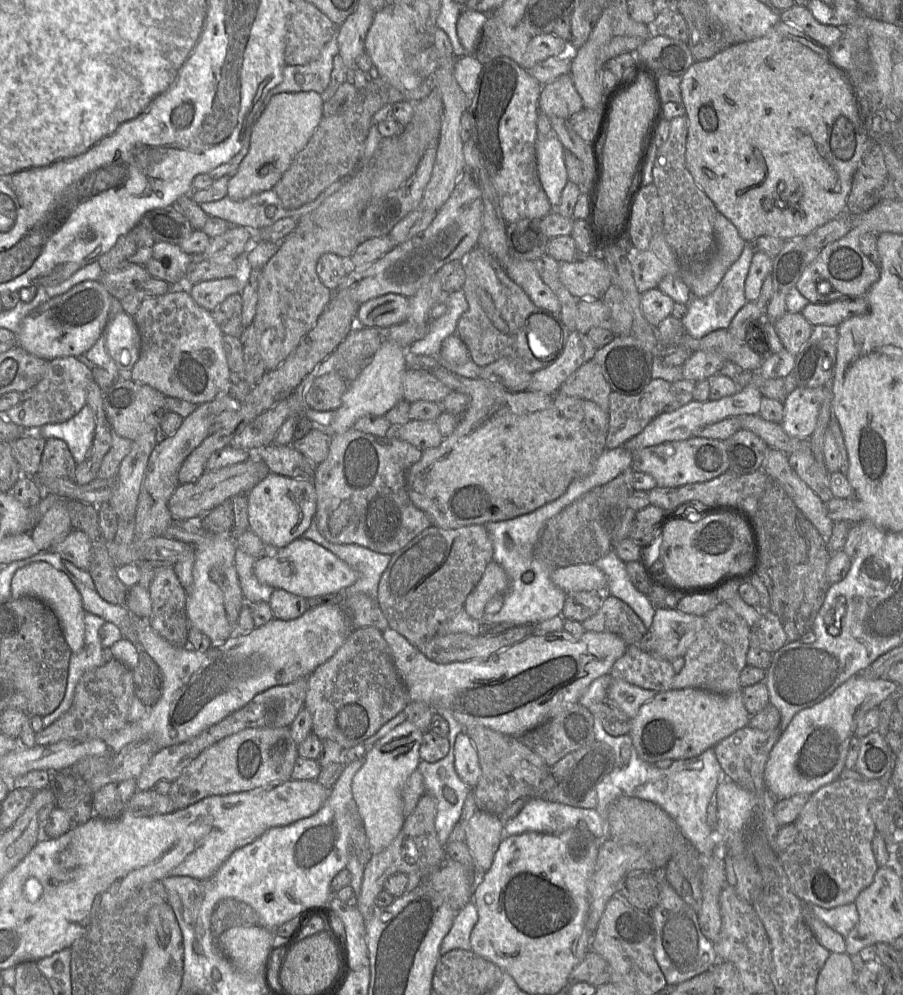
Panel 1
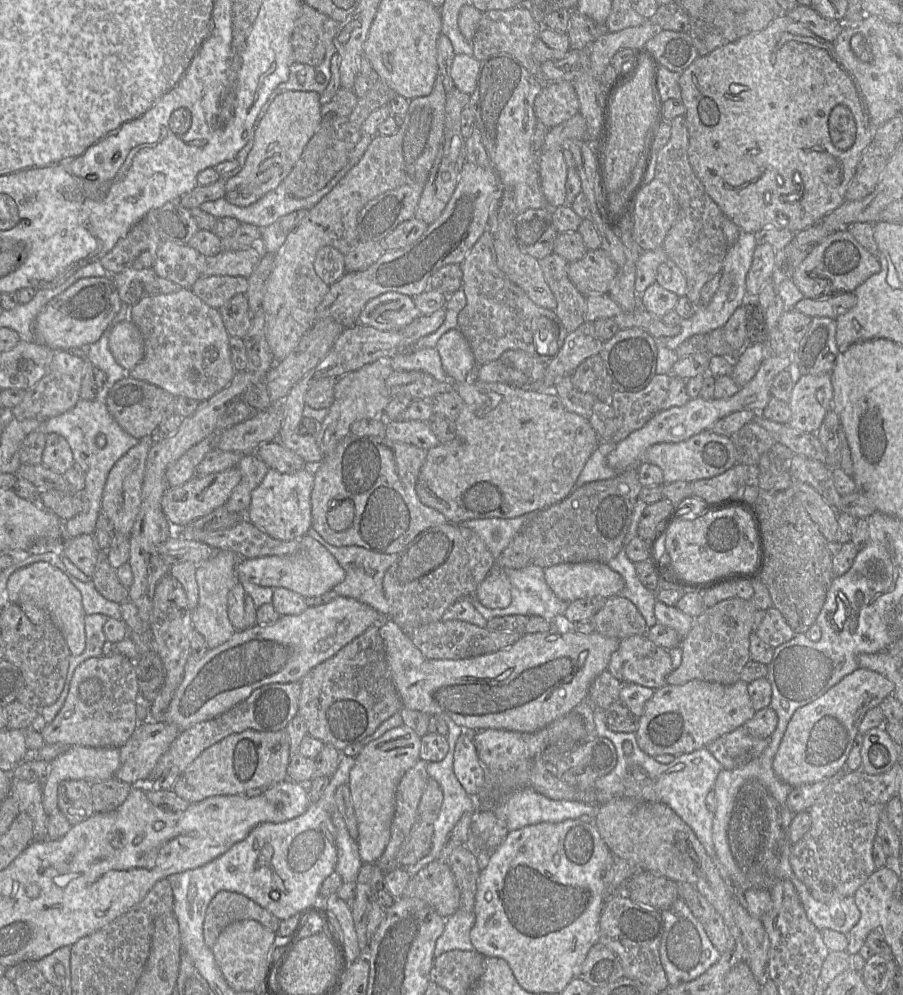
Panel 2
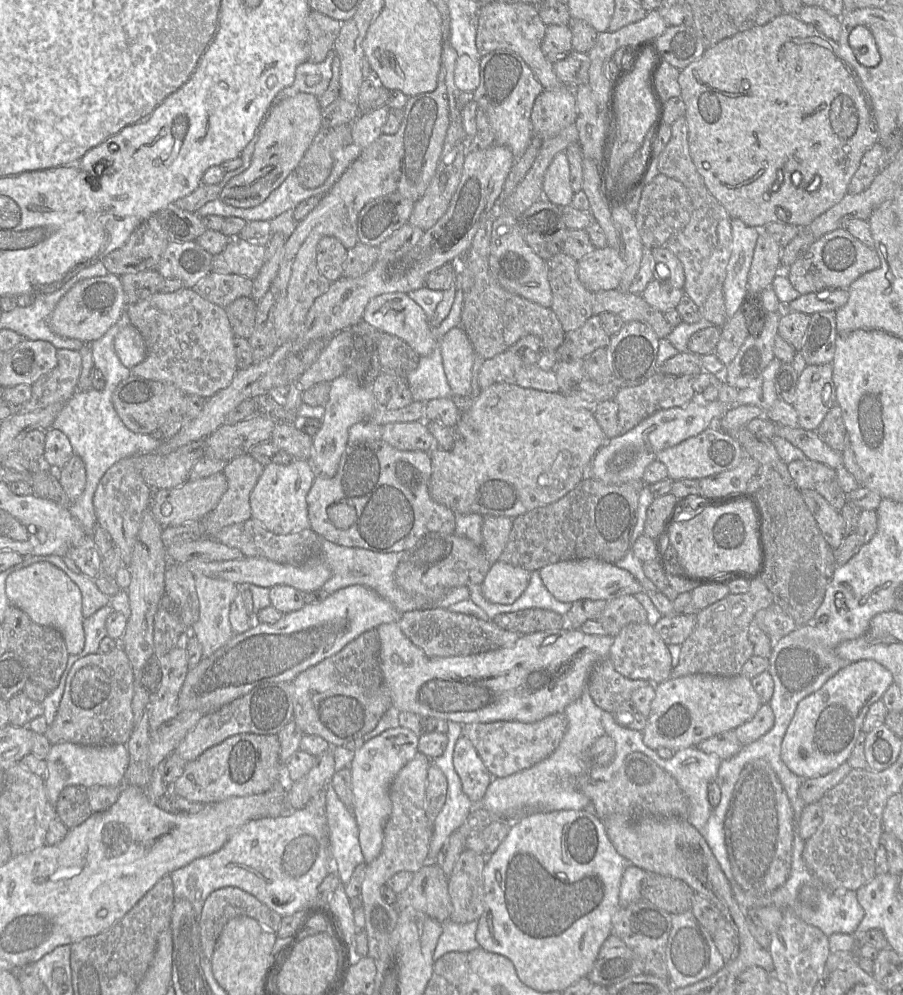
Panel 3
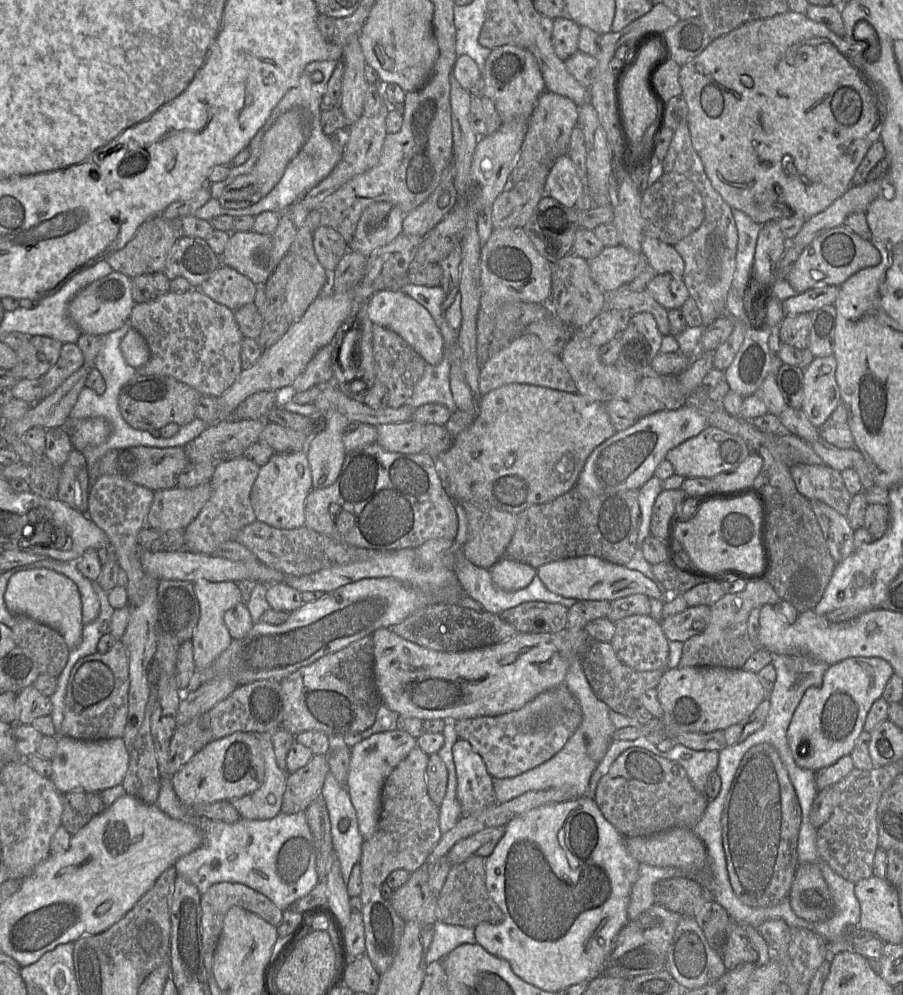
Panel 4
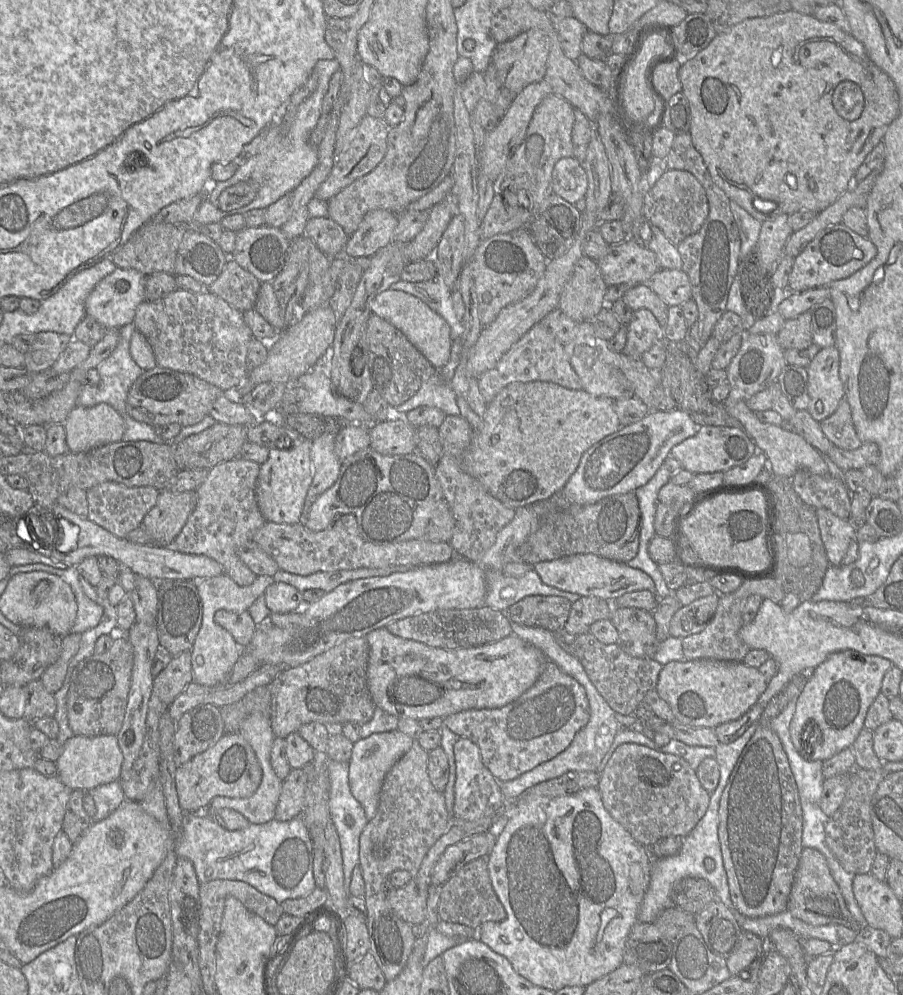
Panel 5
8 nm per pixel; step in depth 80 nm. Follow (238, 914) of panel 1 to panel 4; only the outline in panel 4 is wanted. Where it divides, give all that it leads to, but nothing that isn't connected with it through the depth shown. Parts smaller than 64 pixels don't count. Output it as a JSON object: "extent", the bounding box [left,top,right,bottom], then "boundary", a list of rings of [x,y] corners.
{"extent":[201,882,282,974],"boundary":[[[220,882],[210,886],[208,890],[201,895],[201,937],[203,948],[203,962],[205,970],[208,974],[212,974],[214,952],[222,931],[225,915],[227,911],[233,906],[239,906],[252,913],[255,913],[275,927],[280,925],[282,921],[282,910],[280,910],[268,897],[244,884]]]}

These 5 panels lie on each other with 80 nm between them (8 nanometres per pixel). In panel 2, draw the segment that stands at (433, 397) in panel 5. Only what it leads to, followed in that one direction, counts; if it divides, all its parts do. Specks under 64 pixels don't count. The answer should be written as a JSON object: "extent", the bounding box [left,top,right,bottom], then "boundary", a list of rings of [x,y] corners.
{"extent":[389,348,448,382],"boundary":[[[435,348],[413,349],[396,354],[389,360],[393,371],[422,371],[440,382],[447,382],[448,376],[443,369],[439,352]]]}

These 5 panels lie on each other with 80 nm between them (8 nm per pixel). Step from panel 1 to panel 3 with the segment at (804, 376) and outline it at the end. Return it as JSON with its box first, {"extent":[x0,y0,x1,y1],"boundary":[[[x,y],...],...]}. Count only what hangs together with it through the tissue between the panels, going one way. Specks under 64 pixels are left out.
{"extent":[799,311,836,365],"boundary":[[[836,311],[811,315],[803,346],[799,351],[807,365],[832,363],[836,349]]]}

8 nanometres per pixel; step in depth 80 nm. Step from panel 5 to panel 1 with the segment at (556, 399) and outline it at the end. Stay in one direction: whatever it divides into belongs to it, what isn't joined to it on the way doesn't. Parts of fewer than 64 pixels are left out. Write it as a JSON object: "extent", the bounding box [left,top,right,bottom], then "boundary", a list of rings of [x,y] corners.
{"extent":[406,365,586,529],"boundary":[[[441,365],[435,367],[431,372],[453,392],[467,394],[471,398],[470,406],[460,417],[454,432],[449,437],[443,439],[438,447],[424,450],[421,459],[413,464],[406,474],[406,489],[410,500],[418,509],[430,516],[433,522],[432,525],[444,529],[455,529],[468,525],[483,525],[487,522],[509,520],[530,513],[556,500],[566,492],[570,483],[576,478],[579,460],[585,447],[586,426],[583,421],[567,419],[561,416],[554,405],[554,395],[531,390],[513,392],[506,389],[498,381],[482,379],[474,374],[457,374]]]}

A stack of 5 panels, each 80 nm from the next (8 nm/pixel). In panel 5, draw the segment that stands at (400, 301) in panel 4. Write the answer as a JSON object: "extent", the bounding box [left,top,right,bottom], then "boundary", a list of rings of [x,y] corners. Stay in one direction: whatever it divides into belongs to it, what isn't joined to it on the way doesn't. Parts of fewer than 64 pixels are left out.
{"extent":[370,289,452,370],"boundary":[[[389,289],[375,296],[370,310],[400,330],[436,370],[448,363],[452,346],[450,326],[422,300],[409,293]]]}

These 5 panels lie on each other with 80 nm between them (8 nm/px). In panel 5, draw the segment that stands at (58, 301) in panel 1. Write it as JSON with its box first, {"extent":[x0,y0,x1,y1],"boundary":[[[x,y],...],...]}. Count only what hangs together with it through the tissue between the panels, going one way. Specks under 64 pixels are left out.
{"extent":[86,267,148,330],"boundary":[[[117,267],[96,285],[86,299],[86,315],[94,318],[107,330],[120,329],[127,324],[132,324],[137,307],[145,301],[144,280],[146,276],[148,275],[143,275],[134,269]]]}

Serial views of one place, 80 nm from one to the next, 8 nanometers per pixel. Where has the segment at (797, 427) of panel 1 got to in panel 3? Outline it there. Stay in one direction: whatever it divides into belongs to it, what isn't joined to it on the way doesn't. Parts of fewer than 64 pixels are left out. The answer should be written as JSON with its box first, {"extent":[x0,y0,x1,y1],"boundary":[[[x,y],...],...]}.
{"extent":[792,363,837,431],"boundary":[[[832,363],[807,365],[801,372],[796,400],[792,404],[797,412],[800,428],[816,431],[828,411],[837,404],[832,373]]]}

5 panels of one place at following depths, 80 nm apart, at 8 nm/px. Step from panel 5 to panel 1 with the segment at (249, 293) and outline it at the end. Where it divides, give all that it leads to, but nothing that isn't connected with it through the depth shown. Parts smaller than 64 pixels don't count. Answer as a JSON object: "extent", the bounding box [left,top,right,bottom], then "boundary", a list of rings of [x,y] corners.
{"extent":[189,277,243,312],"boundary":[[[235,277],[202,281],[189,287],[193,300],[202,308],[212,312],[228,296],[239,293],[243,287]]]}

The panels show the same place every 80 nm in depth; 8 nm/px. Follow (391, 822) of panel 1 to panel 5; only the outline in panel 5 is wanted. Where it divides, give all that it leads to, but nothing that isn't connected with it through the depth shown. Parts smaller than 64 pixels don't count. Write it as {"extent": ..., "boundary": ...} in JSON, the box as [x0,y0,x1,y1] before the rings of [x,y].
{"extent":[349,730,414,821],"boundary":[[[399,730],[373,733],[354,743],[349,761],[349,786],[353,797],[361,804],[368,821],[377,813],[382,784],[392,766],[407,753],[414,740]]]}

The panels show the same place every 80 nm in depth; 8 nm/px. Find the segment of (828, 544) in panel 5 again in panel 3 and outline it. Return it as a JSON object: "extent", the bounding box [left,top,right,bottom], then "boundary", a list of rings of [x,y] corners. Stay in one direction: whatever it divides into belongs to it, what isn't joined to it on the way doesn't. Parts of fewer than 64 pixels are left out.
{"extent":[801,489,846,550],"boundary":[[[804,489],[801,492],[803,500],[816,520],[822,536],[833,550],[838,549],[846,536],[844,520],[840,511],[834,509],[814,490]]]}

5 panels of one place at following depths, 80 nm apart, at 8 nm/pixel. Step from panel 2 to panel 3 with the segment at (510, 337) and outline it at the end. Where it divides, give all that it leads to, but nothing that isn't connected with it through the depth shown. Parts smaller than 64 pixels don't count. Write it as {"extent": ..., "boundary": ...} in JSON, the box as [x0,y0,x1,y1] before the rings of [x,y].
{"extent":[461,217,567,360],"boundary":[[[492,217],[484,221],[465,254],[465,265],[472,272],[474,282],[468,291],[463,292],[461,327],[467,334],[474,353],[485,360],[506,351],[527,335],[538,336],[547,349],[556,351],[567,333],[564,332],[555,313],[550,308],[545,308],[505,290],[491,273],[489,255],[492,221]]]}

